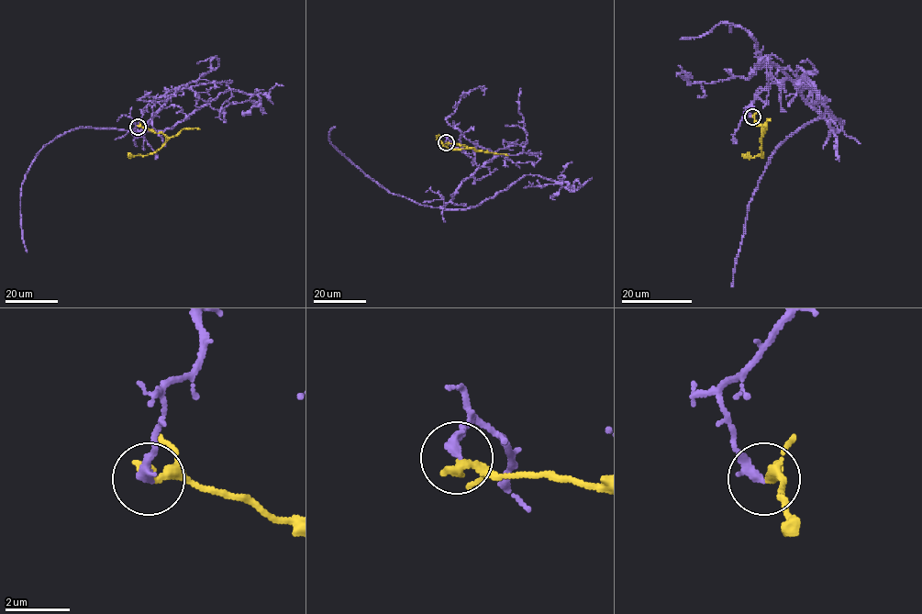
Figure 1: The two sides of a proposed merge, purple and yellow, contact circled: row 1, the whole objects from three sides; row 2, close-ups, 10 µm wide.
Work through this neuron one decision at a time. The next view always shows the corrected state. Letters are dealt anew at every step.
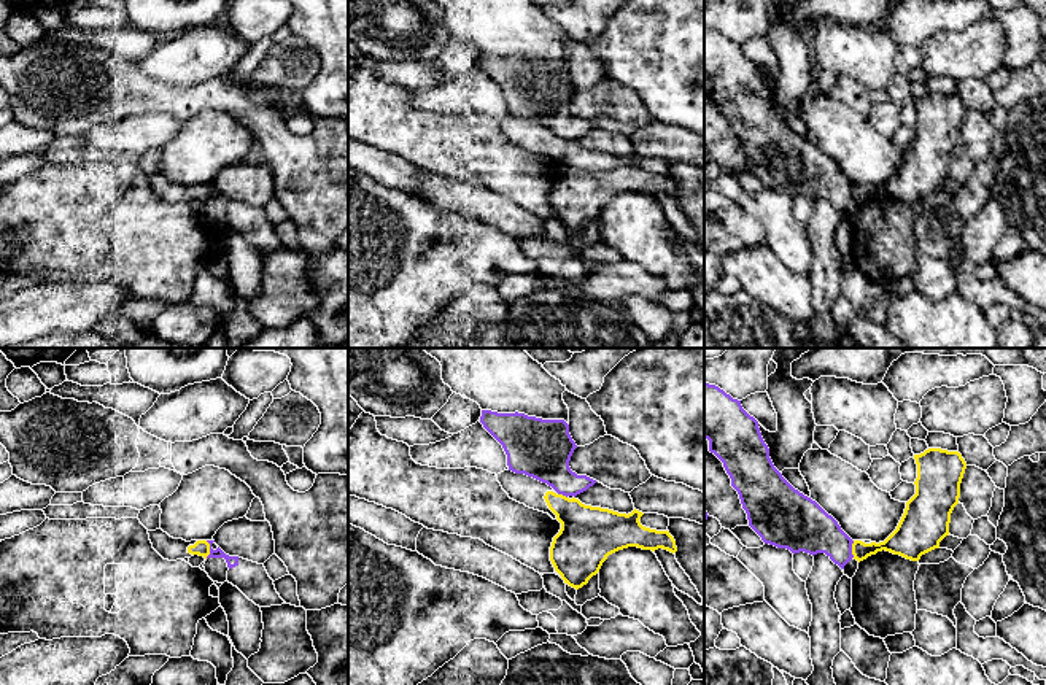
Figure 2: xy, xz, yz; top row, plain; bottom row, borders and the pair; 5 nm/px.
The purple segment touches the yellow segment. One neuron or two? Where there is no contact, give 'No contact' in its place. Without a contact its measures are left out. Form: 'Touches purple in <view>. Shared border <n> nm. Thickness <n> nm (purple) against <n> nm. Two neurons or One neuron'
Touches purple in xy. Shared border 100 nm. Thickness 60 nm (purple) against 80 nm. Two neurons

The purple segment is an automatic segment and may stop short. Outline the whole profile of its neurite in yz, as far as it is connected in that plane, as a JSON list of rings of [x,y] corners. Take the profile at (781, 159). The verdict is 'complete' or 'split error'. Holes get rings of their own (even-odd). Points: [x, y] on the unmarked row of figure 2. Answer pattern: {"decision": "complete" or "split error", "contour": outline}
{"decision": "complete", "contour": [[[704,27],[704,83],[709,84],[709,95],[722,106],[738,135],[742,153],[747,157],[749,170],[765,188],[787,192],[793,199],[825,197],[841,213],[854,202],[854,184],[841,173],[838,165],[828,159],[815,145],[795,134],[774,111],[769,92],[765,87],[758,65],[715,29]]]}

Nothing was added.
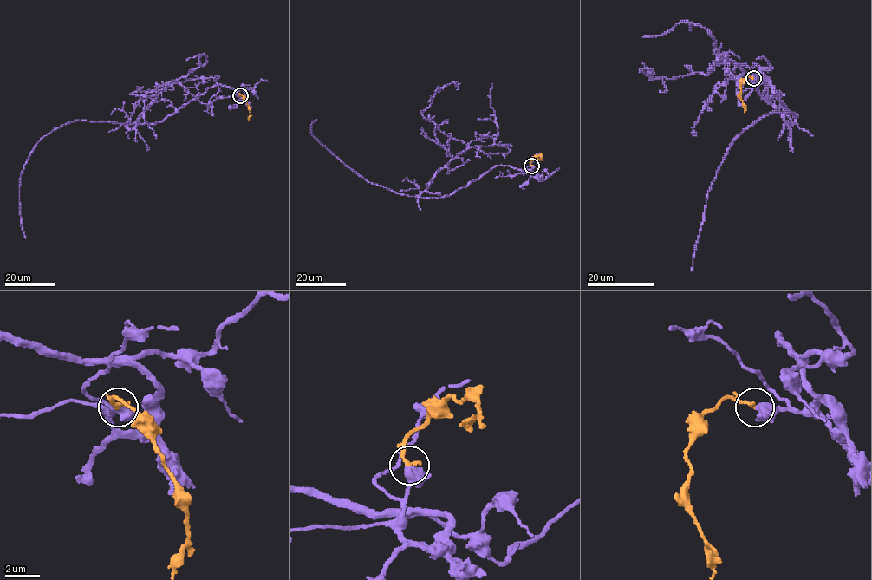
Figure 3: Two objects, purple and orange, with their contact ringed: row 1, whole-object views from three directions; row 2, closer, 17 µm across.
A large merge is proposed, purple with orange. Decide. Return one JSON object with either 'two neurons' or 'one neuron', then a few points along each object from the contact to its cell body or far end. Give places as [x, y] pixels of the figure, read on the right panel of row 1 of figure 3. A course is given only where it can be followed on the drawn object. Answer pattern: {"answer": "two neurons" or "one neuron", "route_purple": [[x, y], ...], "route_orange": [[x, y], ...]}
{"answer": "one neuron", "route_purple": [[753, 78], [768, 83], [755, 63], [753, 73], [797, 116], [766, 114], [731, 144], [707, 194], [692, 270]], "route_orange": [[753, 78], [747, 76], [739, 87], [745, 112]]}

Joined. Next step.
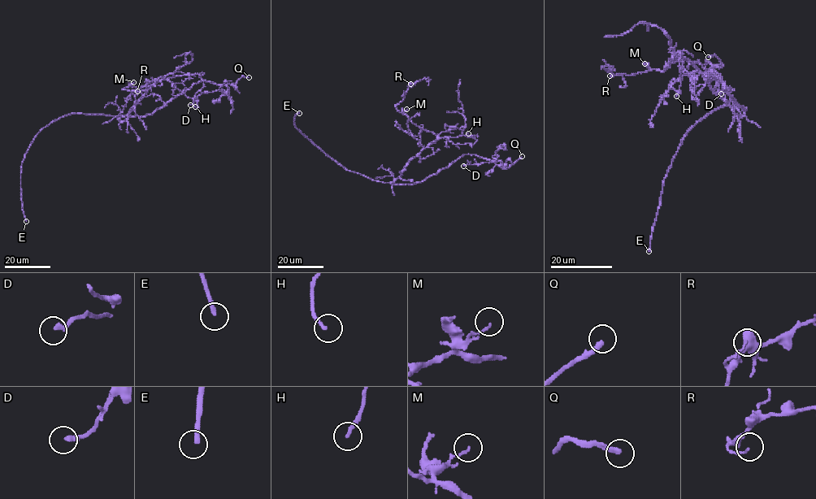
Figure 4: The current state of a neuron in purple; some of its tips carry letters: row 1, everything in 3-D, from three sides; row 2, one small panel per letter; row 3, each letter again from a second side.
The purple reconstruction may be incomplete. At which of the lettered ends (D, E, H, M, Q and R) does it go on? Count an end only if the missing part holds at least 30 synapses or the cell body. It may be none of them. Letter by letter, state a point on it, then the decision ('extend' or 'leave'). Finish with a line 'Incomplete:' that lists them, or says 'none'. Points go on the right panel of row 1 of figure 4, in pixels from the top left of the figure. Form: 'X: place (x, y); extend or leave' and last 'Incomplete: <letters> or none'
D: place (721, 93); leave
E: place (648, 251); extend
H: place (676, 96); leave
M: place (644, 63); leave
Q: place (708, 57); extend
R: place (609, 75); leave
Incomplete: E, Q

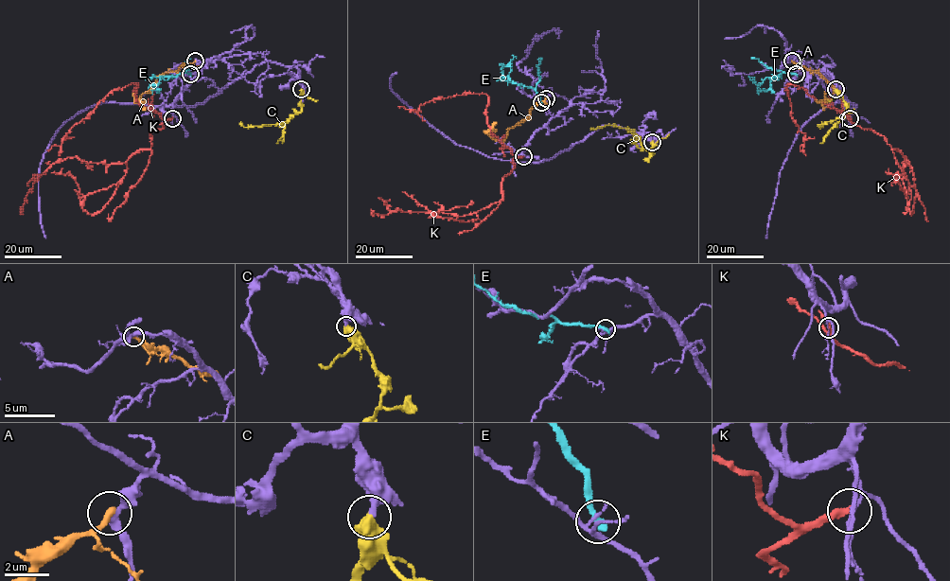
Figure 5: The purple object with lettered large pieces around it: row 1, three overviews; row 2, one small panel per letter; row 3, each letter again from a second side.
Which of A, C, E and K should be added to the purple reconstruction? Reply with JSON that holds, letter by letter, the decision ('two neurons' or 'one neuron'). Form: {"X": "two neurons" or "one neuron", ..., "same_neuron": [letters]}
{"A": "two neurons", "C": "one neuron", "E": "two neurons", "K": "two neurons", "same_neuron": ["C"]}

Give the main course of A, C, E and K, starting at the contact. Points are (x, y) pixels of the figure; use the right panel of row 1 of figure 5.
A: (792, 61), (818, 72), (833, 88), (834, 93), (821, 101), (824, 110)
C: (835, 89), (842, 97), (845, 111), (838, 118), (819, 127), (821, 122)
E: (796, 74), (782, 73), (780, 76), (766, 78), (758, 85), (752, 77), (750, 80)
K: (850, 118), (863, 129), (882, 135), (912, 167), (916, 194), (910, 214), (899, 174), (885, 172)

